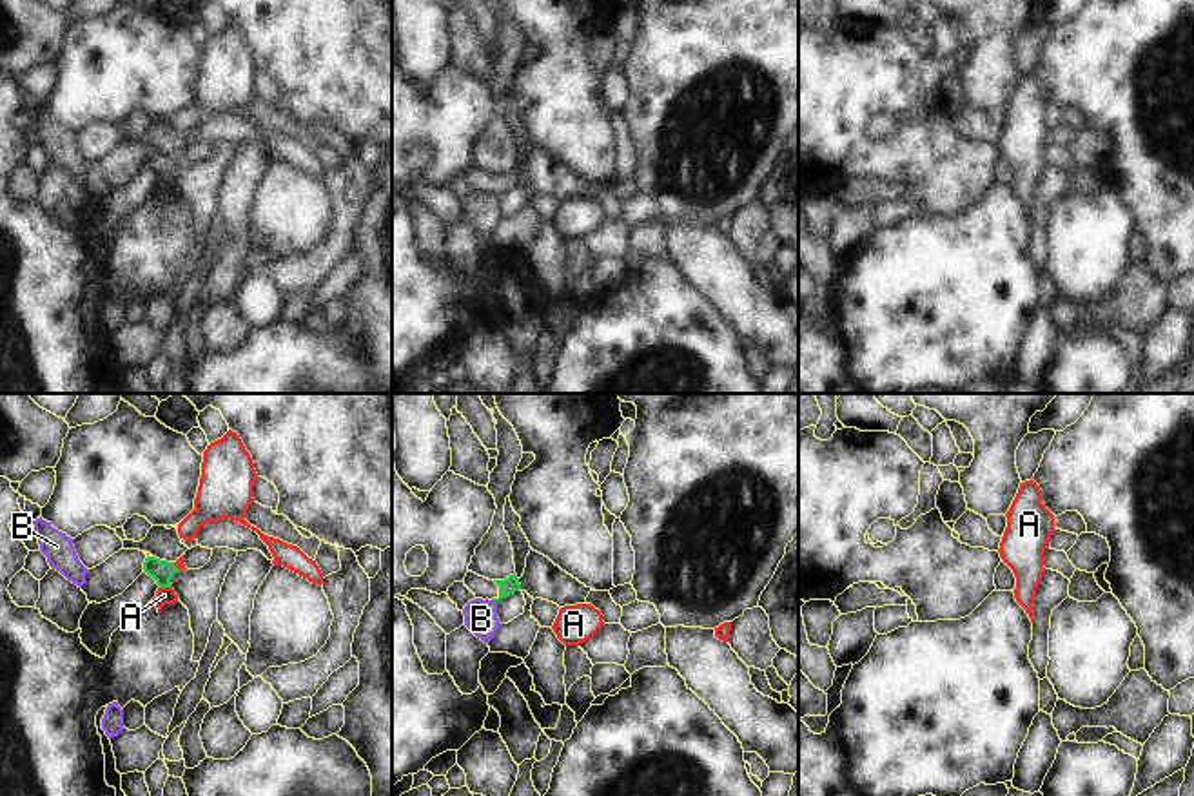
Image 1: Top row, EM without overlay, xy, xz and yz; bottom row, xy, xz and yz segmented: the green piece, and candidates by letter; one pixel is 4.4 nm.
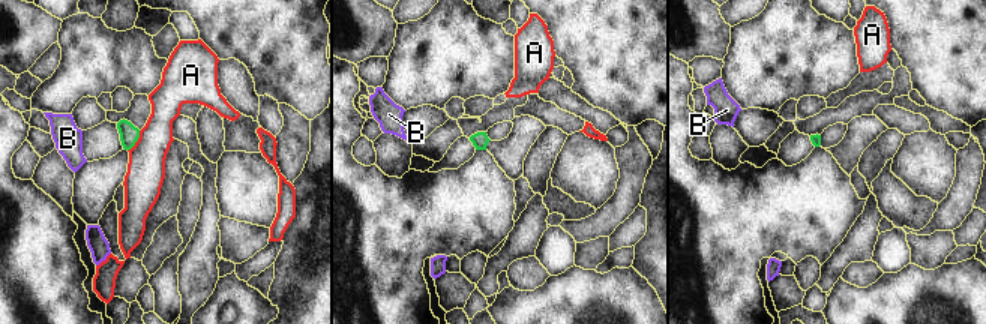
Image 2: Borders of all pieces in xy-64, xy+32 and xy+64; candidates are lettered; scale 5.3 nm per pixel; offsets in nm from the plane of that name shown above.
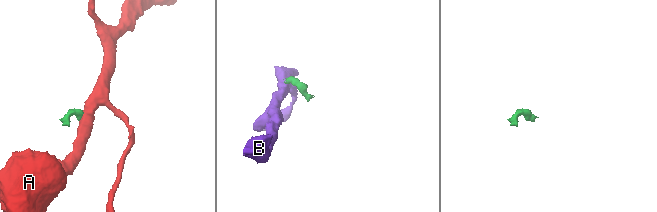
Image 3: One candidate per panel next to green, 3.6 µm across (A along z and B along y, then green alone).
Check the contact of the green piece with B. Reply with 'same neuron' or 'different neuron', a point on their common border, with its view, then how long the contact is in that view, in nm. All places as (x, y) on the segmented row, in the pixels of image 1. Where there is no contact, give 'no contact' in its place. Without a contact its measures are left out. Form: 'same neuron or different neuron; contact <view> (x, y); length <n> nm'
different neuron; contact xz (494, 601); length 30 nm

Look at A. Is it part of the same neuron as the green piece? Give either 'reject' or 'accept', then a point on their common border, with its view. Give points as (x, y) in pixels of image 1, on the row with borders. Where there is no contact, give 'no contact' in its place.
reject; meets green in xy at (166, 586)

